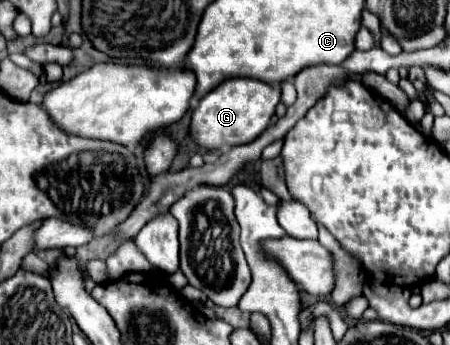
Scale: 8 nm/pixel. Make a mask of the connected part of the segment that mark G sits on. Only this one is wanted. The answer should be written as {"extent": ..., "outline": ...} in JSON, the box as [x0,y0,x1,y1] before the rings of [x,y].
{"extent":[192,78,280,150],"outline":[[[228,78],[222,86],[216,86],[210,94],[202,96],[198,106],[192,110],[192,140],[206,150],[248,144],[268,128],[270,118],[280,104],[280,96],[280,86],[270,86],[256,78]]]}

